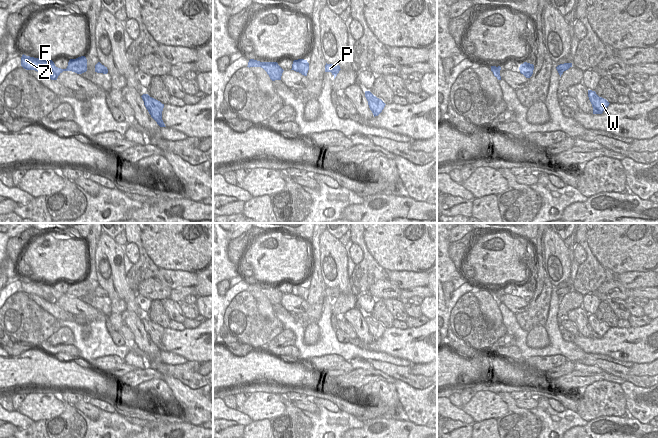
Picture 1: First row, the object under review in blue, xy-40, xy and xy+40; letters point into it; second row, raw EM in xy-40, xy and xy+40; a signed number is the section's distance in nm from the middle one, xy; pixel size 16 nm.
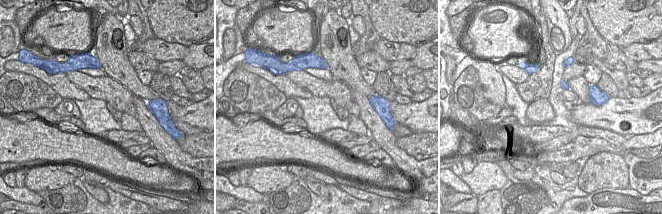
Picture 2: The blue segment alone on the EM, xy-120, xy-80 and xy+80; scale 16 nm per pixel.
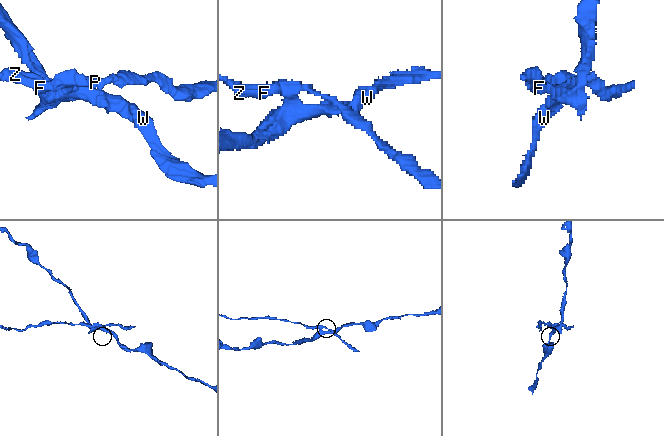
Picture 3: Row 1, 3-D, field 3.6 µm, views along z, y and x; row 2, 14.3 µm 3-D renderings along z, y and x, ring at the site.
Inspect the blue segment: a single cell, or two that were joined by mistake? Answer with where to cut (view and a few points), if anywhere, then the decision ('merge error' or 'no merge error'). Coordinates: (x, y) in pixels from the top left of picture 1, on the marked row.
xy+40 (521, 64), (524, 67), (532, 66) | merge error

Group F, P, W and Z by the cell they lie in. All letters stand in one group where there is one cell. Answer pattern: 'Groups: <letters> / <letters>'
Groups: F P Z / W.

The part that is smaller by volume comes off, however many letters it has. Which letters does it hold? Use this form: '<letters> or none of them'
F, P, Z

